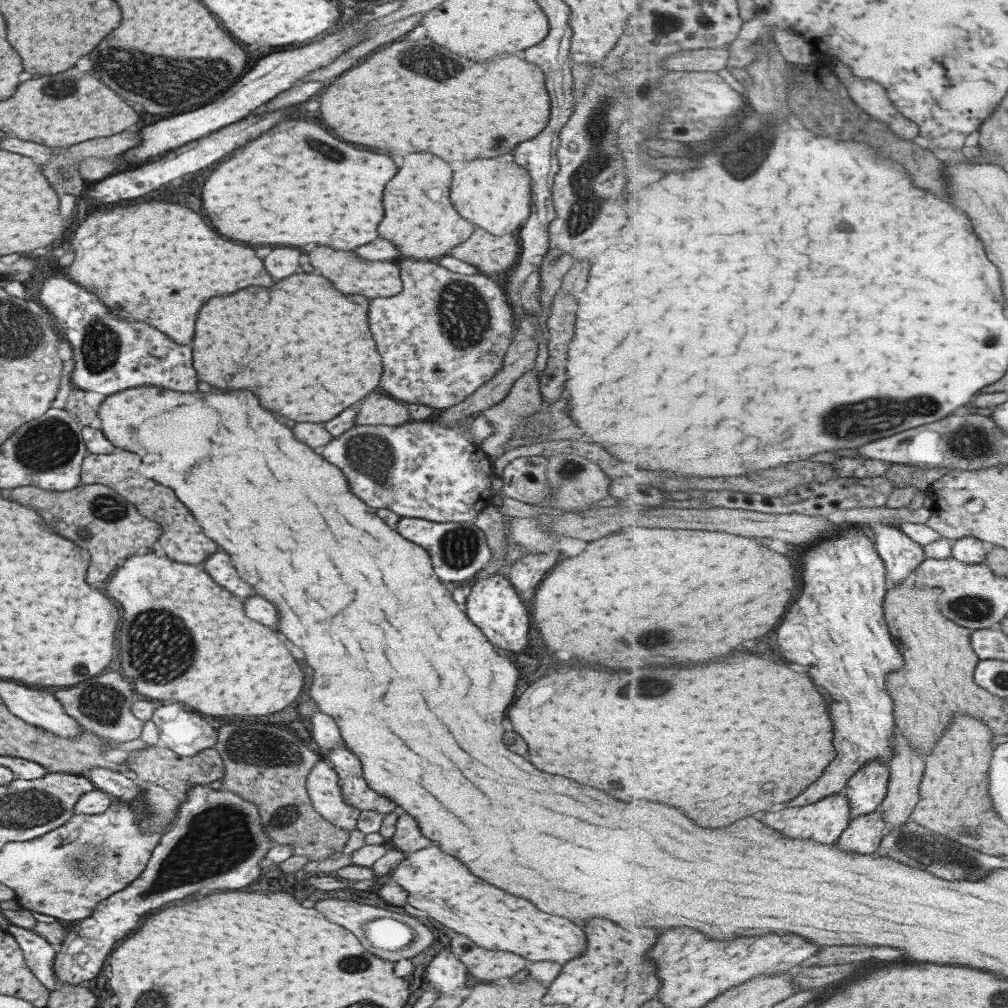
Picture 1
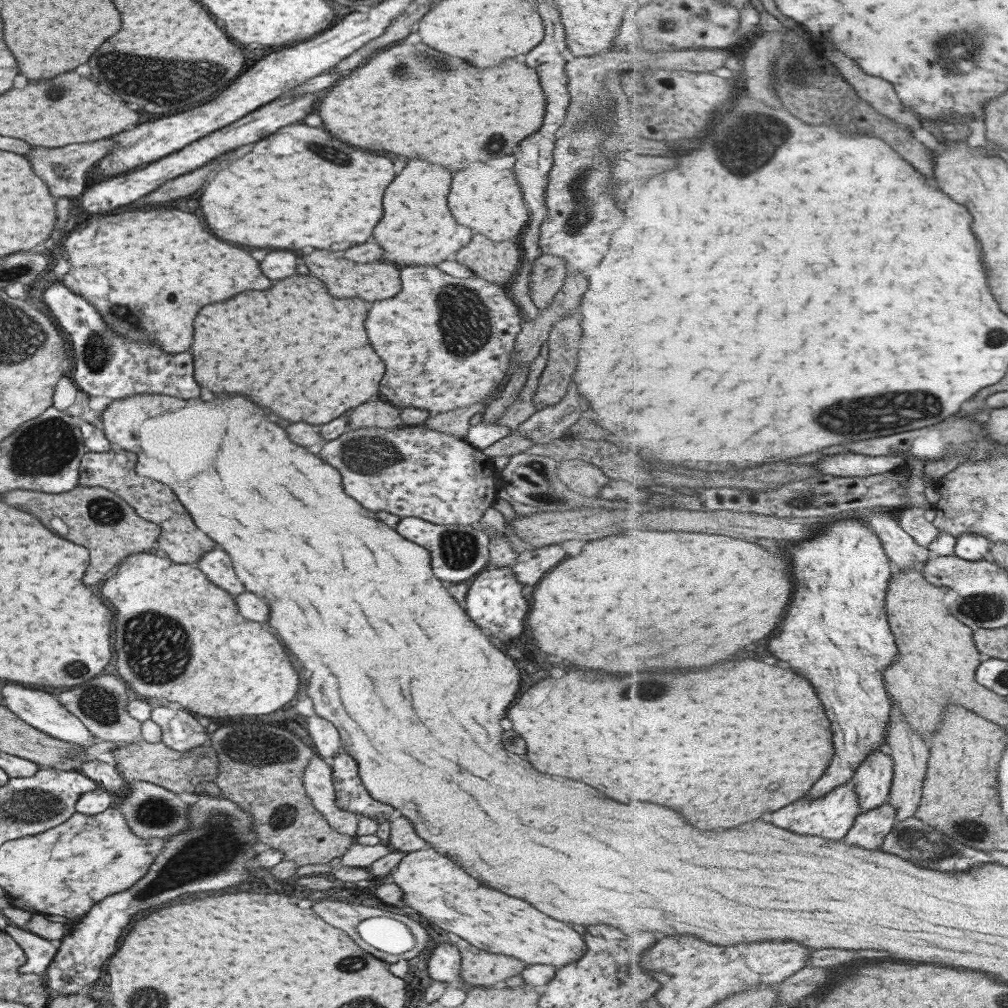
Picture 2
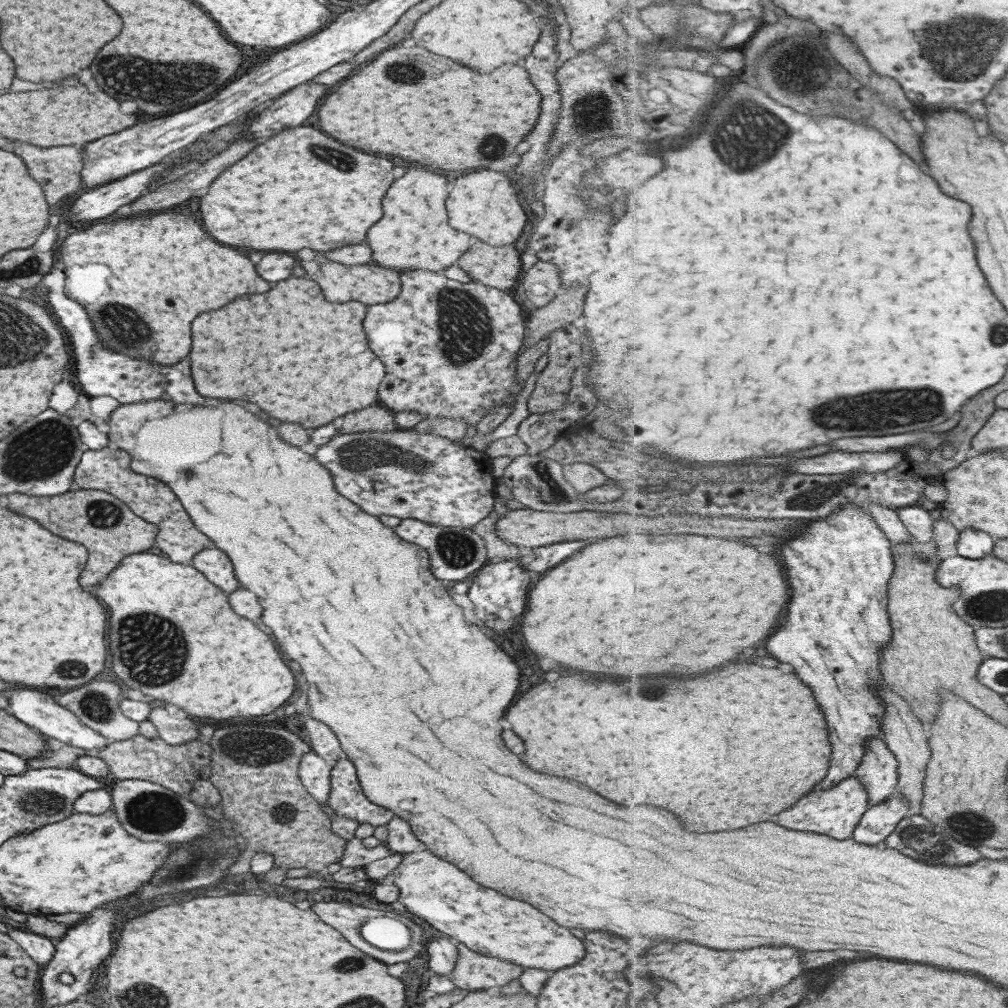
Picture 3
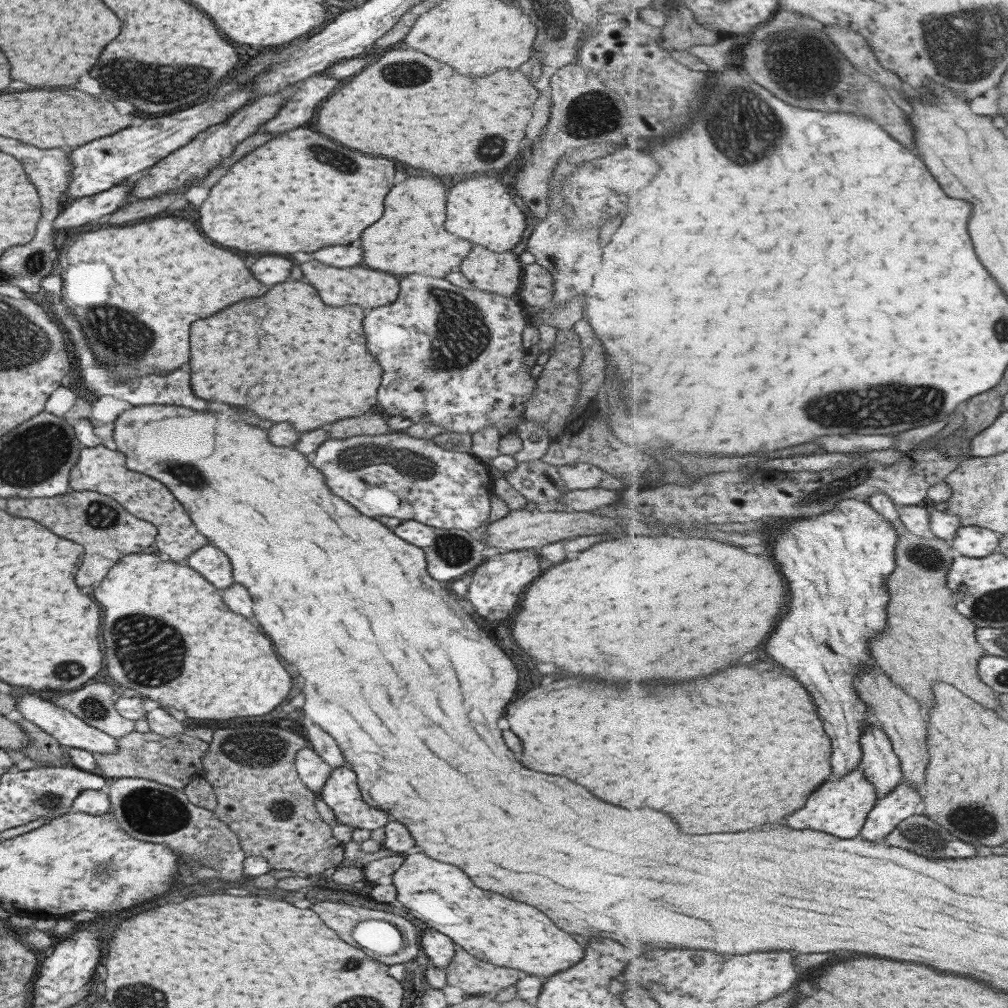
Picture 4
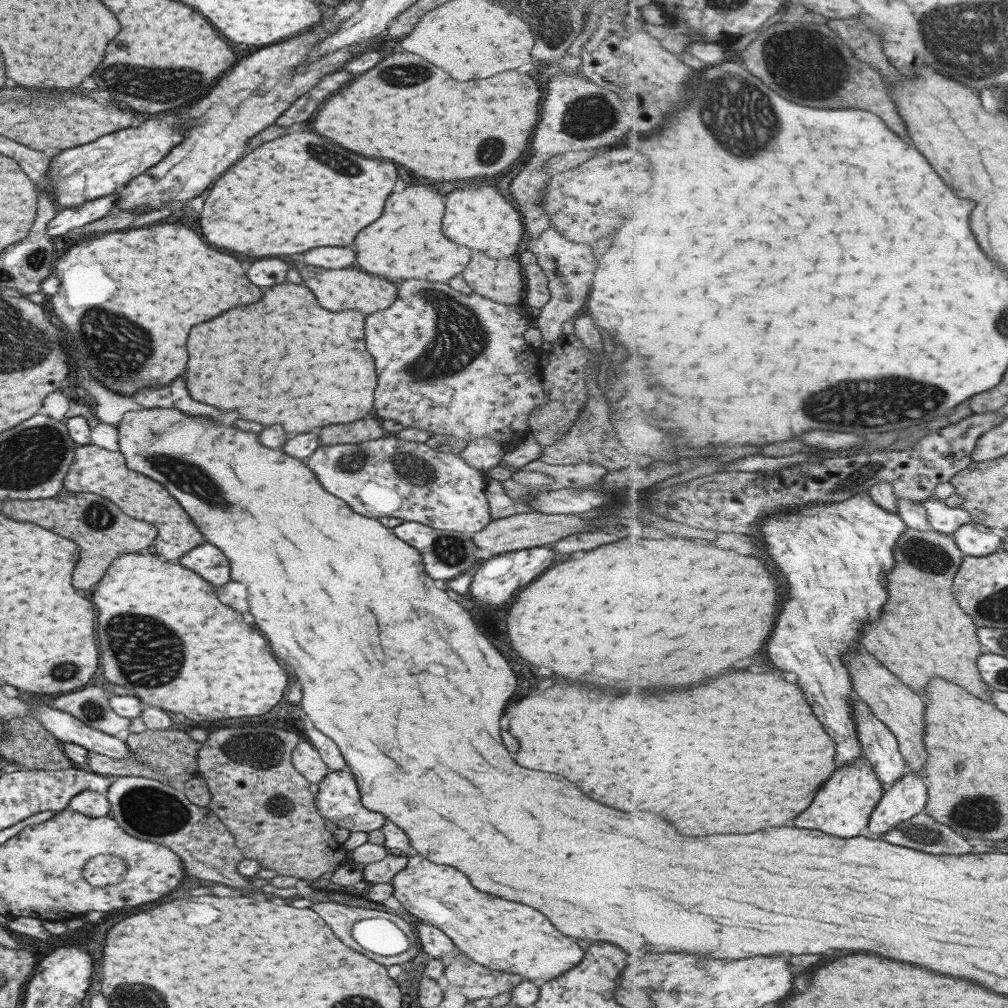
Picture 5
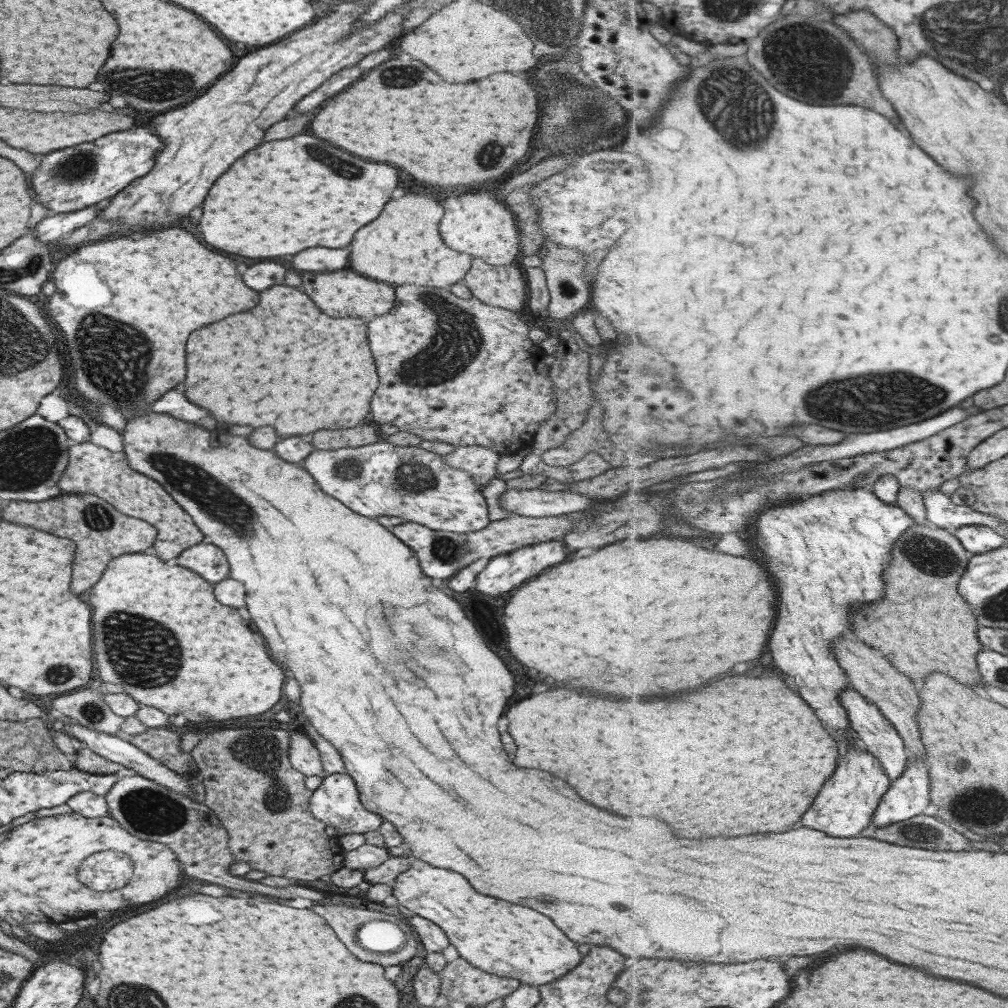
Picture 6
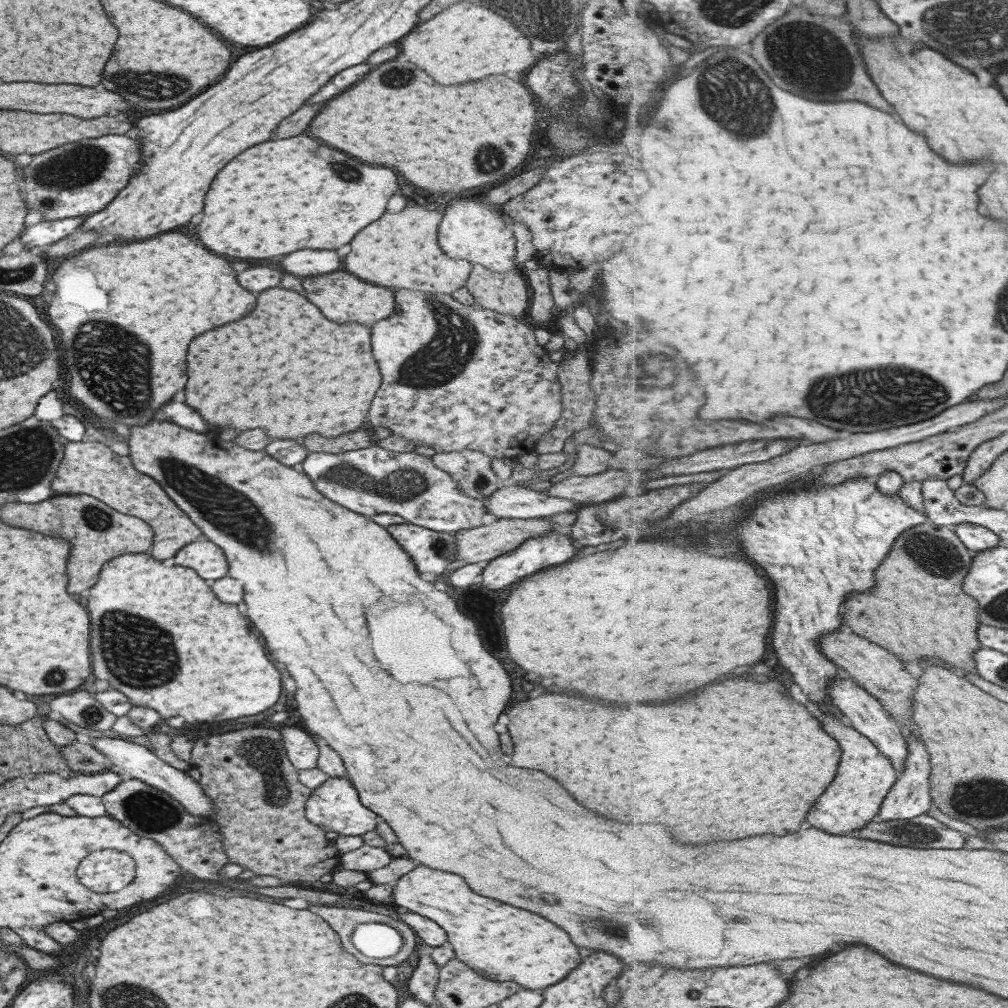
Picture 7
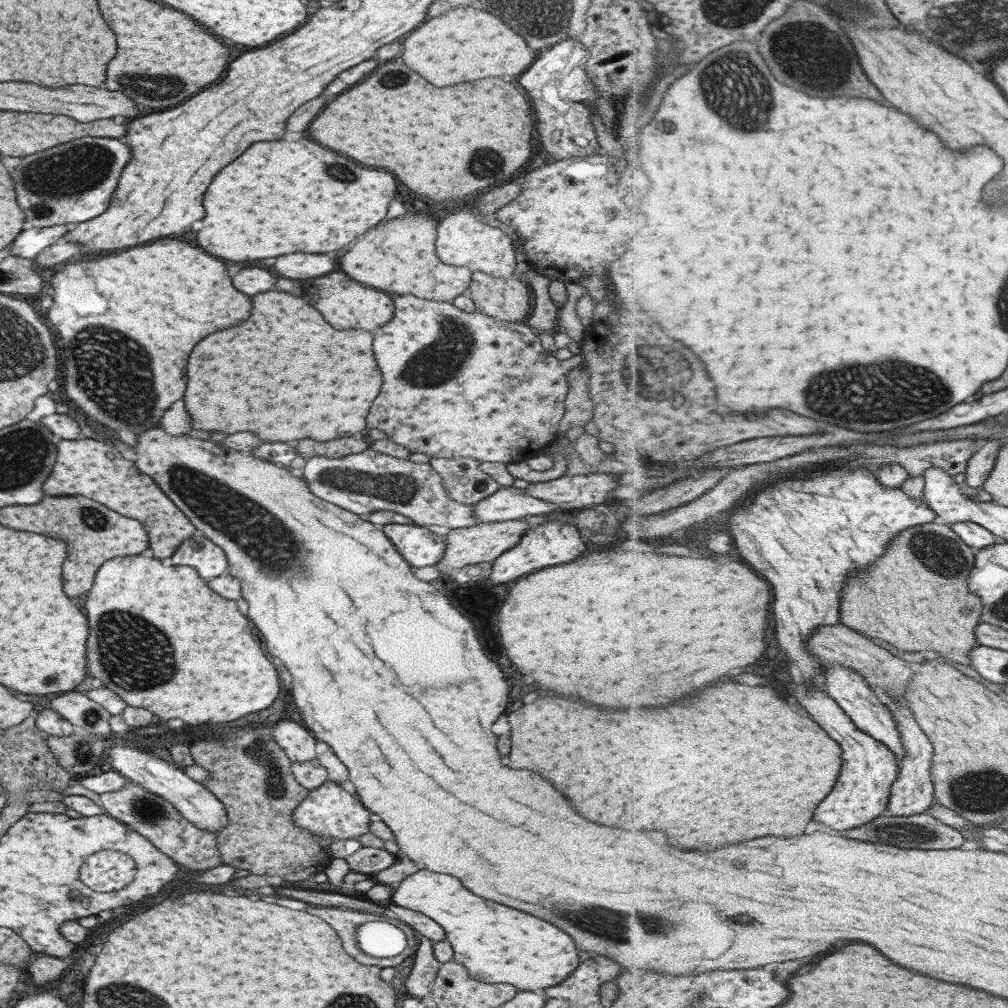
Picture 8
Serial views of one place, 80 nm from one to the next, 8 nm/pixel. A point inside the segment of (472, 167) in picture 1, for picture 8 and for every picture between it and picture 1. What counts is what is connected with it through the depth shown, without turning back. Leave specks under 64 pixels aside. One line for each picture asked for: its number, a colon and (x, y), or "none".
2: (489, 202)
3: (485, 205)
4: (479, 210)
5: (477, 217)
6: (479, 225)
7: (470, 229)
8: (463, 239)

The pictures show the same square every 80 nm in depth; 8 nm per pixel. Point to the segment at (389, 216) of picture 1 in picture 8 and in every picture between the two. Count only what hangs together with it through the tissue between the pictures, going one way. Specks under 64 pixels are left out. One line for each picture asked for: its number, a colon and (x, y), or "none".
2: (416, 229)
3: (413, 234)
4: (409, 238)
5: (406, 242)
6: (401, 246)
7: (399, 251)
8: (399, 257)

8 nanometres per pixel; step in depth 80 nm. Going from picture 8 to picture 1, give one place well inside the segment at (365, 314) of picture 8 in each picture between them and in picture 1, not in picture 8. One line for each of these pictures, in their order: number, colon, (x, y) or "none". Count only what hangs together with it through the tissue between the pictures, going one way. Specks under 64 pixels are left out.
1: (348, 274)
2: (373, 281)
3: (369, 283)
4: (369, 288)
5: (349, 288)
6: (343, 293)
7: (341, 297)

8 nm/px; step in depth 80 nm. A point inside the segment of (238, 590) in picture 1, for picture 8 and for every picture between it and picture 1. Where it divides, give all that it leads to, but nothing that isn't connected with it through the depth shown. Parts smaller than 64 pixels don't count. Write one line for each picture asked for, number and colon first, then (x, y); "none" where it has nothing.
2: (215, 565)
3: (213, 564)
4: (212, 565)
5: (205, 560)
6: (204, 559)
7: (206, 559)
8: (208, 560)

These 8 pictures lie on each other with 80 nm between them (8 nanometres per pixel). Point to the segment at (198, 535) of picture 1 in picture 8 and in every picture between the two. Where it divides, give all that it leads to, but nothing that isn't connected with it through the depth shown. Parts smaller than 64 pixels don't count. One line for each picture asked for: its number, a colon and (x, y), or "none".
2: (182, 543)
3: (107, 469)
4: (98, 469)
5: (95, 470)
6: (93, 470)
7: (87, 468)
8: (87, 468)

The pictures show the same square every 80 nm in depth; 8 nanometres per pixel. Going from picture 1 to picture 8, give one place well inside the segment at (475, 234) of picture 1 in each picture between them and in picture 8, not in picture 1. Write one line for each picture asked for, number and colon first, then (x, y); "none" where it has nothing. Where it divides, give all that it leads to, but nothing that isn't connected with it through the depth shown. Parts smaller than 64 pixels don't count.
2: (497, 262)
3: (498, 266)
4: (498, 272)
5: (499, 279)
6: (502, 286)
7: (505, 293)
8: (506, 299)

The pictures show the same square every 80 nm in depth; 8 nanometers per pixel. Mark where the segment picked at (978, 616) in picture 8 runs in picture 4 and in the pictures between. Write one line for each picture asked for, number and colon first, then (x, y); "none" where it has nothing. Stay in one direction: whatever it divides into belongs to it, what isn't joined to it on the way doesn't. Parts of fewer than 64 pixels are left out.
4: (927, 641)
5: (924, 632)
6: (940, 633)
7: (918, 609)

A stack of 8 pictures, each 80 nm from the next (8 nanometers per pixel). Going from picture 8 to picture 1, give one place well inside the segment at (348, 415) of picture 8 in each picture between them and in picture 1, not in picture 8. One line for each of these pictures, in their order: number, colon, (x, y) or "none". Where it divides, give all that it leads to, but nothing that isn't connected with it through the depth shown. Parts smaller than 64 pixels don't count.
1: (327, 368)
2: (313, 363)
3: (286, 337)
4: (283, 375)
5: (313, 370)
6: (233, 368)
7: (269, 361)

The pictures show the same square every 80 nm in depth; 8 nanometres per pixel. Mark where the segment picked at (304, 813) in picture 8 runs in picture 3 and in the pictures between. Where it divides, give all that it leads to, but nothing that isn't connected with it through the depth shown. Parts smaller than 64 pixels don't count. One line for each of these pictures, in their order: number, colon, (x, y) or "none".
3: (345, 798)
4: (340, 793)
5: (337, 799)
6: (334, 802)
7: (334, 805)

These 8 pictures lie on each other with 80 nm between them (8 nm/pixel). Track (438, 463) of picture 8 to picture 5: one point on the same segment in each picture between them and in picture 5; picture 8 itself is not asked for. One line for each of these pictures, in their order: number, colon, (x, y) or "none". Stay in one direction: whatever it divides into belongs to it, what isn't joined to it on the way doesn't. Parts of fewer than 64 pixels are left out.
5: (482, 454)
6: (478, 462)
7: (470, 469)

